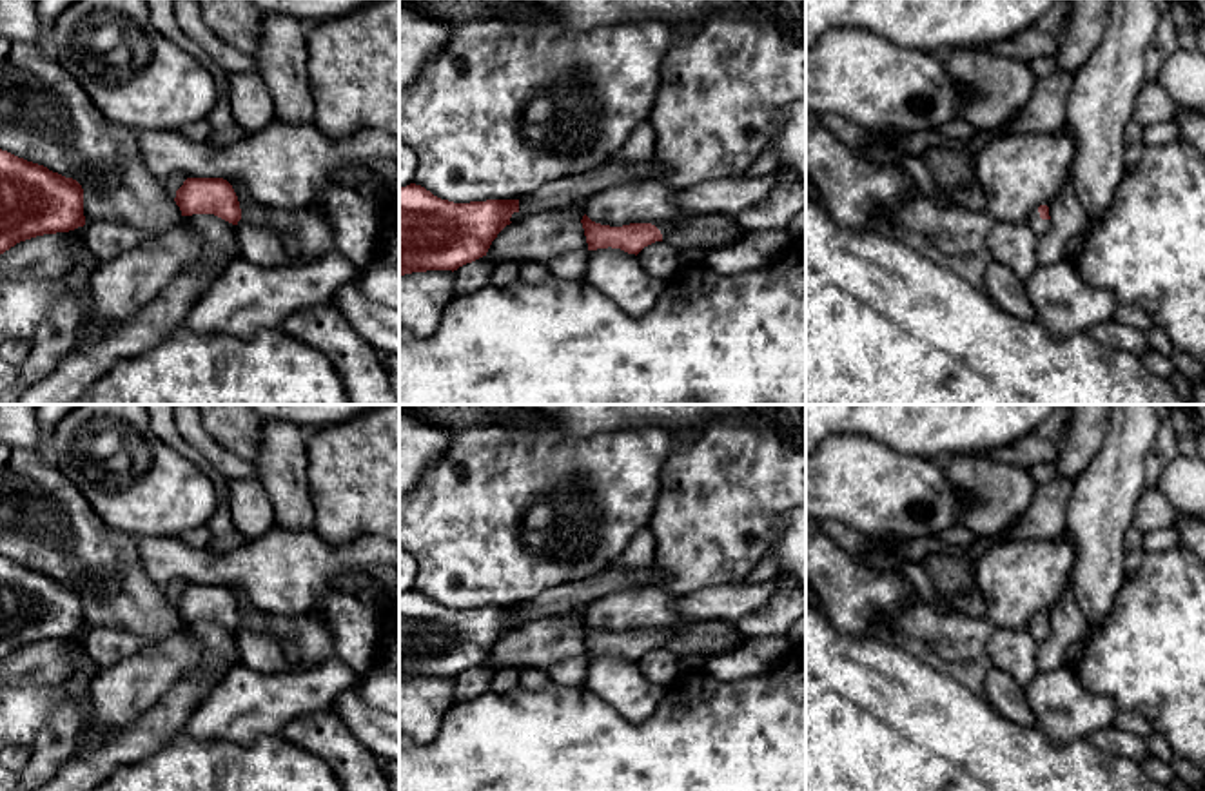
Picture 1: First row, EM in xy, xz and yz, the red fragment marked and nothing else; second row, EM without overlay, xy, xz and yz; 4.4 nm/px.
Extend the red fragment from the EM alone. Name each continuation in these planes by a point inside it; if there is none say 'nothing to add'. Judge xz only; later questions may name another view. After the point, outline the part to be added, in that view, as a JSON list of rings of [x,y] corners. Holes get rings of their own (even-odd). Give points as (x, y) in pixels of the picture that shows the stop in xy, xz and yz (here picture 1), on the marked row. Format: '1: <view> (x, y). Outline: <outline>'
1: xz (710, 231). Outline: [[[693,214],[686,221],[653,225],[661,230],[662,241],[677,249],[713,250],[737,241],[746,232],[730,214]]]

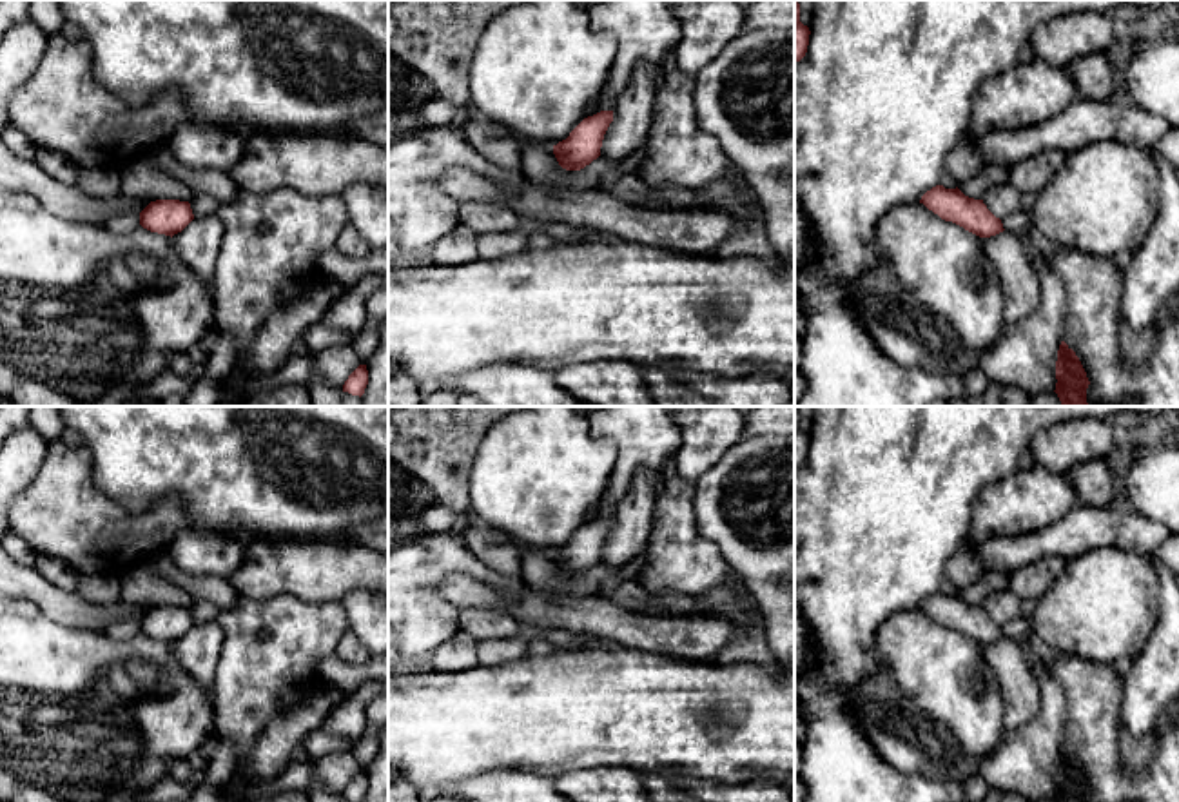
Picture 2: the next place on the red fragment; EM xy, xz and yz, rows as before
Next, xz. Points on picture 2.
nothing to add

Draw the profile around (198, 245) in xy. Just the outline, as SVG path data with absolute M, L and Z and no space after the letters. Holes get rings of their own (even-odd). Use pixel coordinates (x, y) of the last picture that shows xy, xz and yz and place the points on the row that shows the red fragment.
M218 214L194 218L181 232L172 236L174 250L185 267L210 283L223 245L225 223Z

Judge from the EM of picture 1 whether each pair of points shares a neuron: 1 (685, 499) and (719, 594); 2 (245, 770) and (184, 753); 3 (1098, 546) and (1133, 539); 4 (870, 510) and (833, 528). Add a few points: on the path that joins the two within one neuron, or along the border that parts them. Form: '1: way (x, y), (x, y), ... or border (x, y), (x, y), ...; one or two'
1: border (739, 581), (710, 583), (679, 597); two
2: way (231, 770), (198, 768); one
3: border (1131, 525), (1124, 539), (1126, 552); two
4: border (824, 517), (842, 521), (871, 539); two

